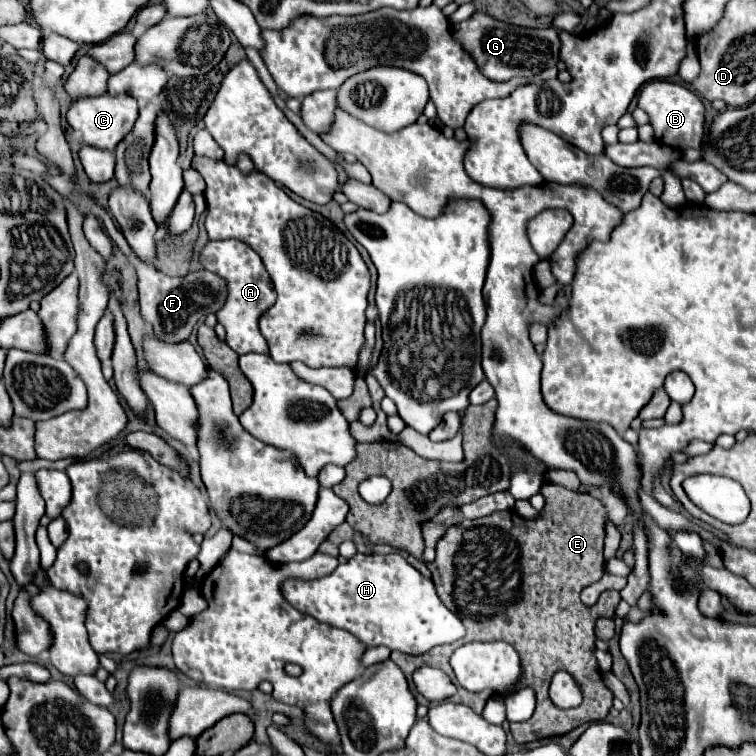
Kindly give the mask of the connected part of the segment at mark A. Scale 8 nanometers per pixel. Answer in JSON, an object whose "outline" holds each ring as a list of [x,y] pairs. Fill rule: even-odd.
{"outline":[[[222,240],[222,242],[208,242],[206,248],[202,250],[200,262],[204,270],[216,272],[228,282],[228,290],[230,290],[228,300],[222,306],[222,310],[216,312],[218,322],[226,328],[226,344],[240,356],[248,352],[268,354],[270,352],[268,344],[258,330],[258,318],[266,308],[274,304],[276,292],[260,256],[240,240]]]}

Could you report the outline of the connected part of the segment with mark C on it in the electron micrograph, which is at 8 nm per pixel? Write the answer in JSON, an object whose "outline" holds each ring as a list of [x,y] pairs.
{"outline":[[[102,94],[98,98],[82,98],[82,100],[76,100],[68,114],[66,114],[66,120],[72,128],[80,130],[82,134],[82,140],[88,144],[88,146],[94,146],[94,148],[102,148],[102,150],[116,150],[116,144],[130,132],[130,128],[134,126],[138,118],[138,106],[136,106],[136,100],[130,98],[130,96],[108,96],[108,94]]]}

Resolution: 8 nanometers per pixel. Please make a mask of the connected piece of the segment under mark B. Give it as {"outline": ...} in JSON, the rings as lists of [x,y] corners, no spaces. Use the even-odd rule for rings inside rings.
{"outline":[[[654,79],[640,90],[638,106],[650,116],[650,124],[652,124],[656,140],[660,144],[666,144],[674,150],[700,148],[704,134],[706,134],[706,126],[704,126],[706,108],[694,92],[665,79]]]}

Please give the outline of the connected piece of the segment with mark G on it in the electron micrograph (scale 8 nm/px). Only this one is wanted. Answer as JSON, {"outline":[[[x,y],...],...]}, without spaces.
{"outline":[[[476,12],[468,20],[456,24],[454,40],[458,40],[458,44],[472,56],[472,60],[476,60],[478,70],[496,82],[506,82],[516,76],[534,78],[560,60],[560,36],[556,28],[522,30],[522,26],[500,22],[482,12]]]}

